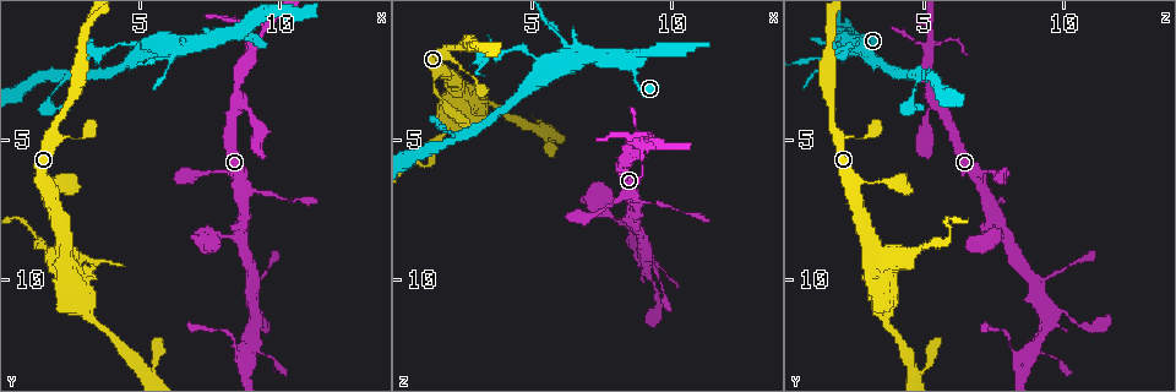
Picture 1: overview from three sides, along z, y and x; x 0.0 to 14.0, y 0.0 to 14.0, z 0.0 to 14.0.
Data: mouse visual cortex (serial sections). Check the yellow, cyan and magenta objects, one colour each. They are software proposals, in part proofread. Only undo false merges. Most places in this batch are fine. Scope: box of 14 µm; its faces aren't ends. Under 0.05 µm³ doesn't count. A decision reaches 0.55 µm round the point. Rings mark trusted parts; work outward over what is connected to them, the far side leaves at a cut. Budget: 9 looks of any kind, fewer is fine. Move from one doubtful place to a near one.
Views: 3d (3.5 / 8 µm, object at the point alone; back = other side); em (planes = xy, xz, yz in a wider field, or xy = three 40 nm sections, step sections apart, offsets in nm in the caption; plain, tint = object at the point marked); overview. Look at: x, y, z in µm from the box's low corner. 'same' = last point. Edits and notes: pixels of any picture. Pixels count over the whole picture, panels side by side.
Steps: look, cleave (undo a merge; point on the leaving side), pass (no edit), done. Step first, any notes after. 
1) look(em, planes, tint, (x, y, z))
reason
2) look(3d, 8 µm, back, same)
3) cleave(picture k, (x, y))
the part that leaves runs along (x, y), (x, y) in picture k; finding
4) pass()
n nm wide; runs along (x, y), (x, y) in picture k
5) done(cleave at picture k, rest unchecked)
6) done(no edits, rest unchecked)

look(3d, 3.5 µm, (9.1, 4.3, 5.0))
sudden change in width

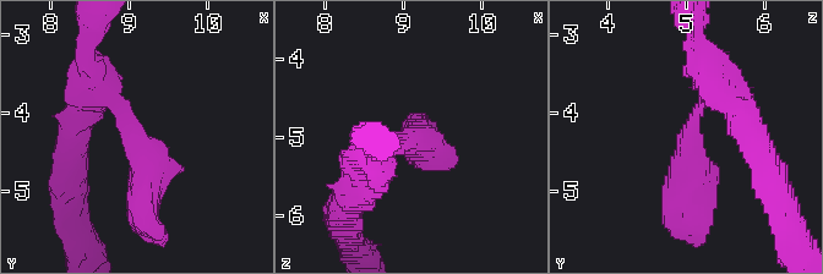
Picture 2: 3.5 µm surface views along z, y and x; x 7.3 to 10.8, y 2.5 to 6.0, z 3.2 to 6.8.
look(em, xy, step 1, tint, (9.10, 4.30, 5.10))
arms of 400, 400 nm

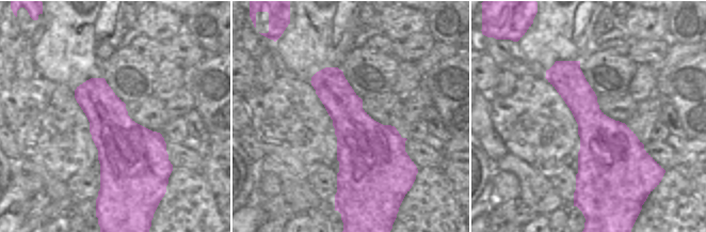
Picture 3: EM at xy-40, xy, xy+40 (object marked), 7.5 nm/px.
pass()
440 nm wide; runs along (94, 94), (143, 147), (143, 219) in picture 2; continuous, no second cell

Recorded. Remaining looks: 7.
look(3d, 8 µm, (8.7, 6.9, 7.2))
branch point

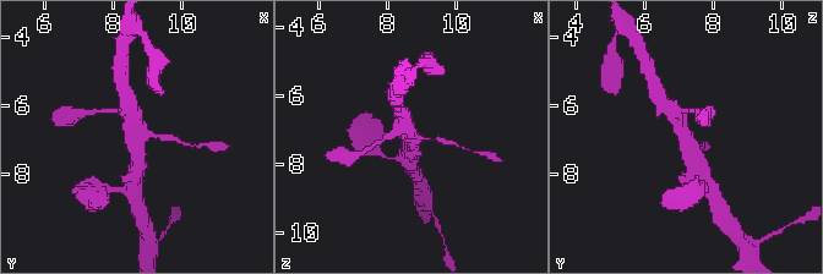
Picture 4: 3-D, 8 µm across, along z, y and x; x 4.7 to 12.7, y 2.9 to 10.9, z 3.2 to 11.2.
look(3d, 3.5 µm, (8.7, 6.9, 7.2))
zoom in

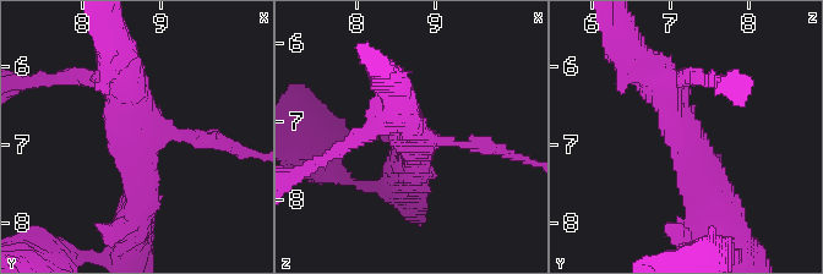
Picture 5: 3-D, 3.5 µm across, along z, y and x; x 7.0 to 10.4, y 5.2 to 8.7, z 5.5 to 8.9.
look(em, xy, step 5, tint, (8.70, 6.90, 7.20))
need the tissue

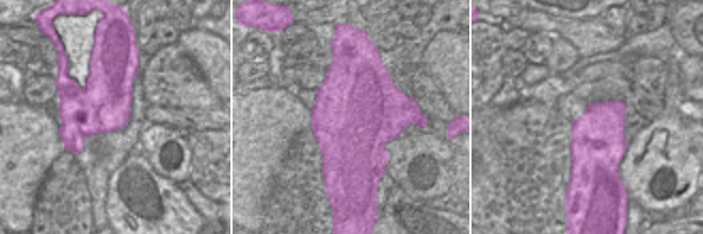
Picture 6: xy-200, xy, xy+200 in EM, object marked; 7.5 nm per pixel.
pass()
all the same cell

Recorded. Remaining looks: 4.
look(3d, 3.5 µm, (6.4, 1.7, 1.8))
sudden change in width

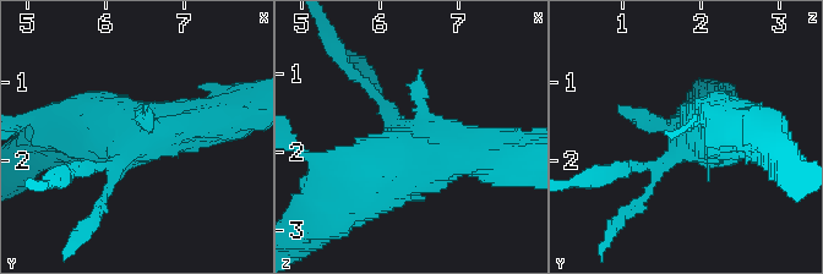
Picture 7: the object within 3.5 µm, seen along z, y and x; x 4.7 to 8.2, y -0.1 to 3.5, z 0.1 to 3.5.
look(em, xy, step 1, plain, (6.40, 1.75, 1.85))
need the tissue

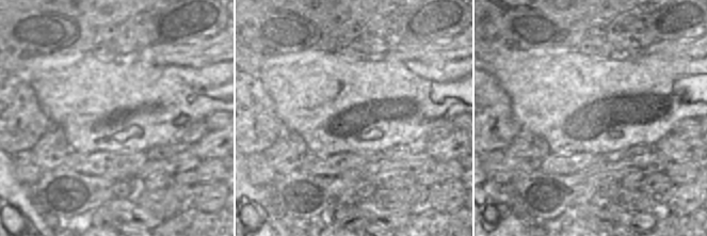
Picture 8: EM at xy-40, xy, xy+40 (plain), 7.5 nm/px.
look(em, xy, step 1, tint, same)
where the object lies

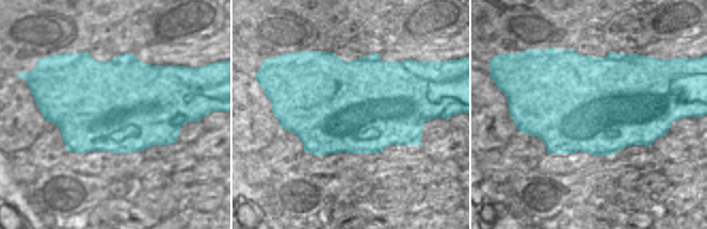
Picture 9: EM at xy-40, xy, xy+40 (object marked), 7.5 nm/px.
pass()
700 nm wide; runs along (510, 163), (401, 160), (355, 191) in picture 7; one cell here

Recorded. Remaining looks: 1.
done(no edits, rest unchecked)

